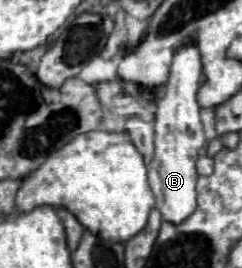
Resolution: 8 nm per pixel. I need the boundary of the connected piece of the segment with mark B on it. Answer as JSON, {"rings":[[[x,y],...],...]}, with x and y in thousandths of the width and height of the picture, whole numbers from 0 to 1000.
{"rings":[[[802,160],[744,175],[702,243],[702,287],[678,310],[645,369],[645,563],[612,616],[612,690],[645,735],[645,780],[669,795],[669,817],[694,832],[752,832],[810,787],[810,593],[818,556],[851,541],[826,392],[810,369],[818,295],[835,280],[835,213]]]}

